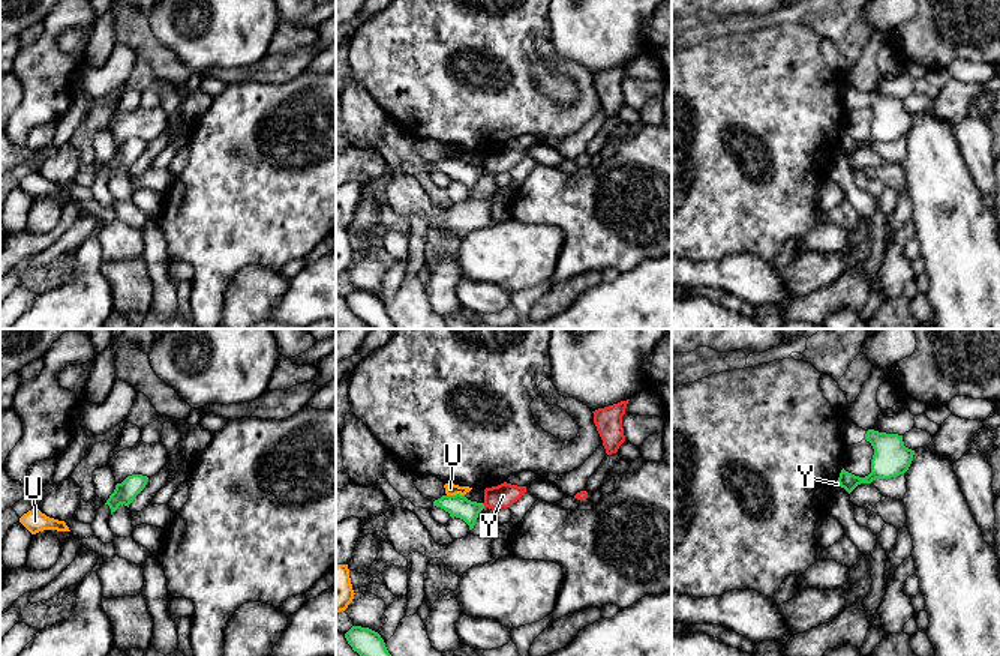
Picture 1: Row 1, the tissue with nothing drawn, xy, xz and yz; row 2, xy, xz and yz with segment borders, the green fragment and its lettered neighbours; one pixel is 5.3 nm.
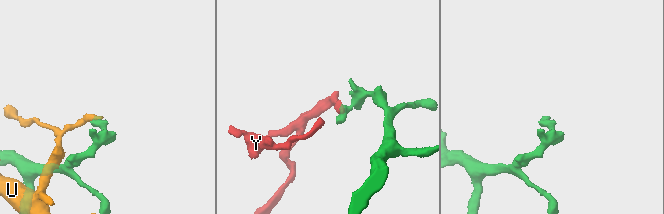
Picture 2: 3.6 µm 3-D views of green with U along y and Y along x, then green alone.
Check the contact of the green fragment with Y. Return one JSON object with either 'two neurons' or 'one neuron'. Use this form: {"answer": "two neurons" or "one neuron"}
{"answer": "two neurons"}

